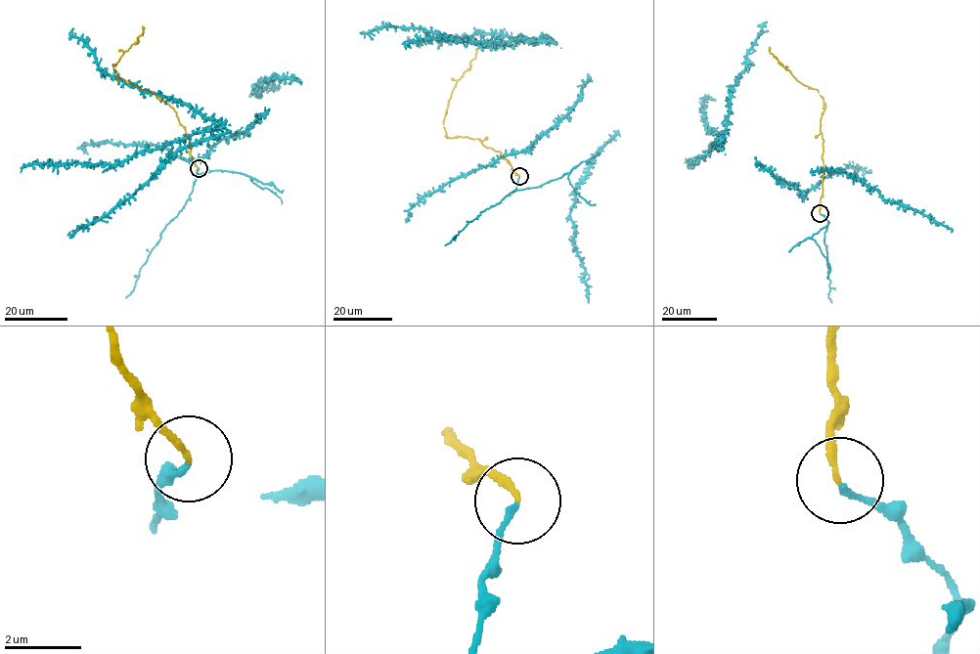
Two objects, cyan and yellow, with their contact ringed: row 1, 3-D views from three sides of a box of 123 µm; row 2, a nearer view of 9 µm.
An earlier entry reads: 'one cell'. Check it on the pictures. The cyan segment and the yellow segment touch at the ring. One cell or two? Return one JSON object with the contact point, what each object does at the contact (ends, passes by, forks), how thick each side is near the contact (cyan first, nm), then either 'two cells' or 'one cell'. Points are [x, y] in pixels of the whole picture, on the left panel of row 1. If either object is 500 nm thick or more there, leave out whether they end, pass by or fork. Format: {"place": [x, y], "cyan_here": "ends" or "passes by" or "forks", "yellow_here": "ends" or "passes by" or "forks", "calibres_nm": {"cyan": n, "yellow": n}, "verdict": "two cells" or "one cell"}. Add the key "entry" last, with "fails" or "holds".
{"place": [199, 168], "cyan_here": "ends", "yellow_here": "ends", "calibres_nm": {"cyan": 140, "yellow": 150}, "verdict": "one cell", "entry": "holds"}

